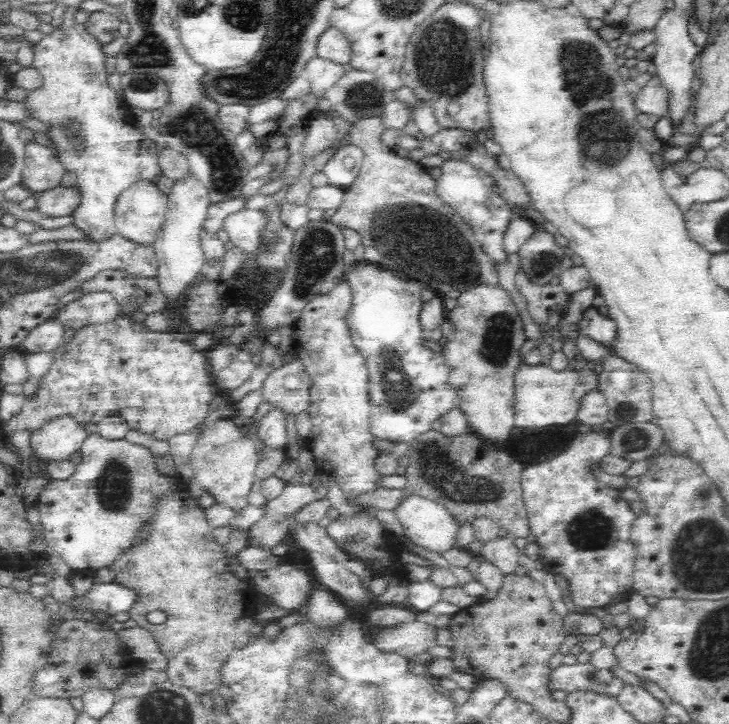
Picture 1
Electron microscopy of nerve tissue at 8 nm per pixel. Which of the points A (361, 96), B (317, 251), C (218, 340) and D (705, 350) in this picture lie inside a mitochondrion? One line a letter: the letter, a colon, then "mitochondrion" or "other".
A: mitochondrion
B: mitochondrion
C: other
D: other

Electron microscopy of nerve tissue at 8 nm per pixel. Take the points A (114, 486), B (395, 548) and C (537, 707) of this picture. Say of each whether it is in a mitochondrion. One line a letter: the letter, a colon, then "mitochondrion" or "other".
A: mitochondrion
B: other
C: other

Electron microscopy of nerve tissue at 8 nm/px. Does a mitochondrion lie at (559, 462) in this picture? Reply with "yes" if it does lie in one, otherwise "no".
no

